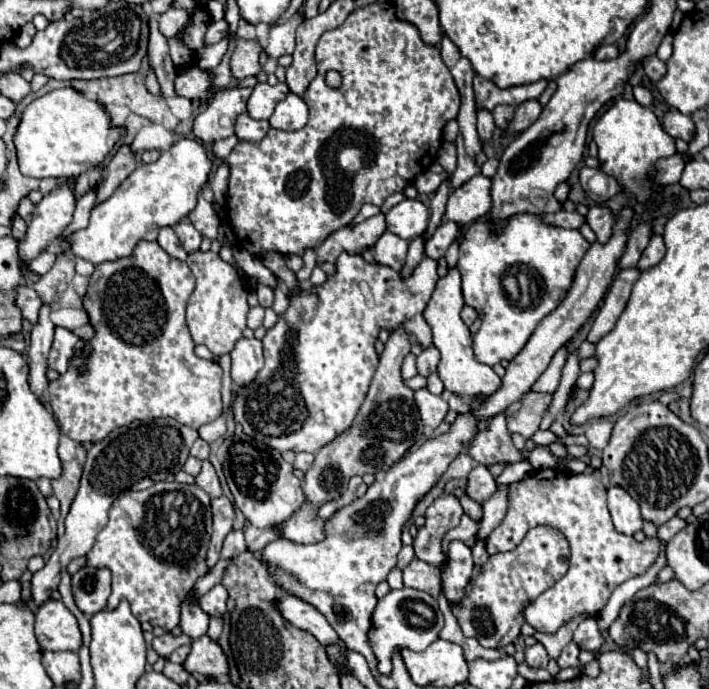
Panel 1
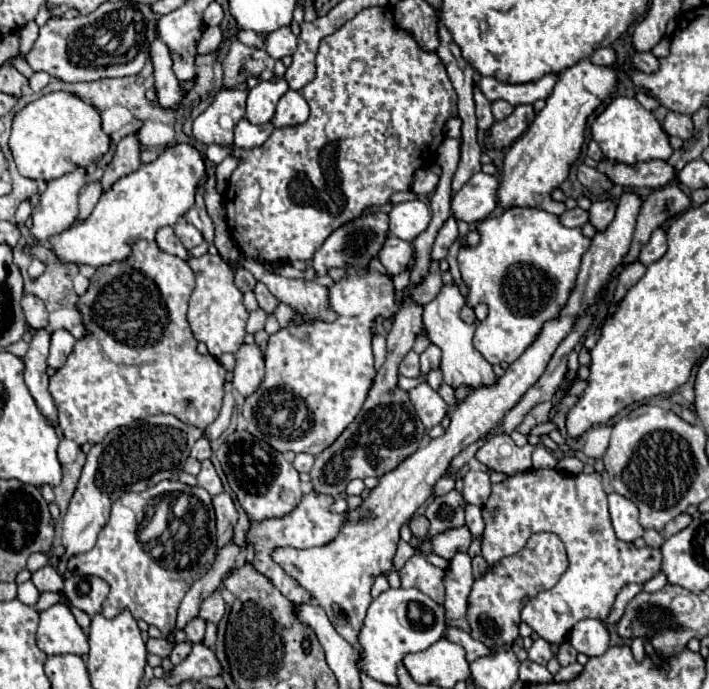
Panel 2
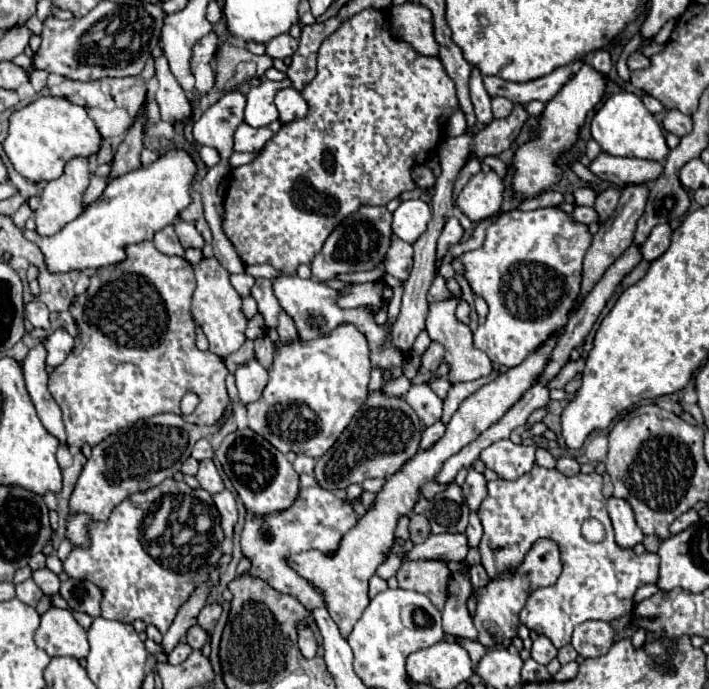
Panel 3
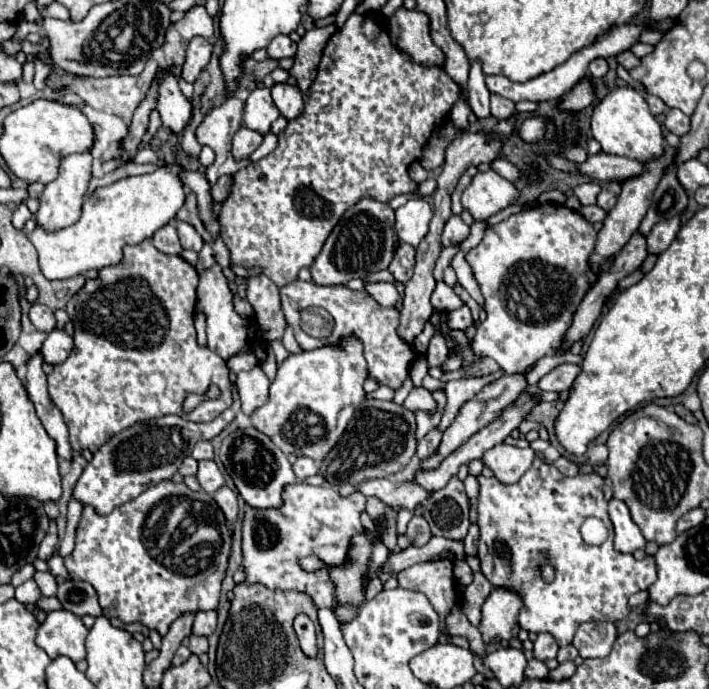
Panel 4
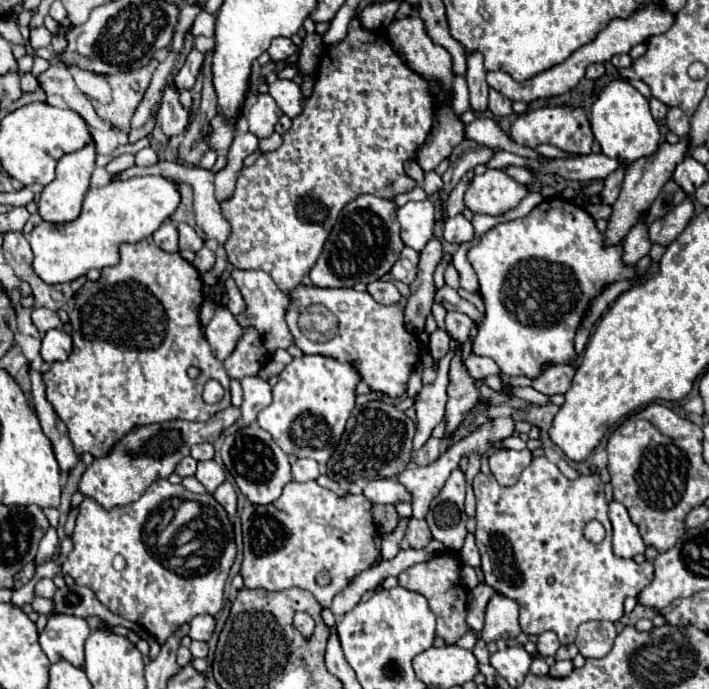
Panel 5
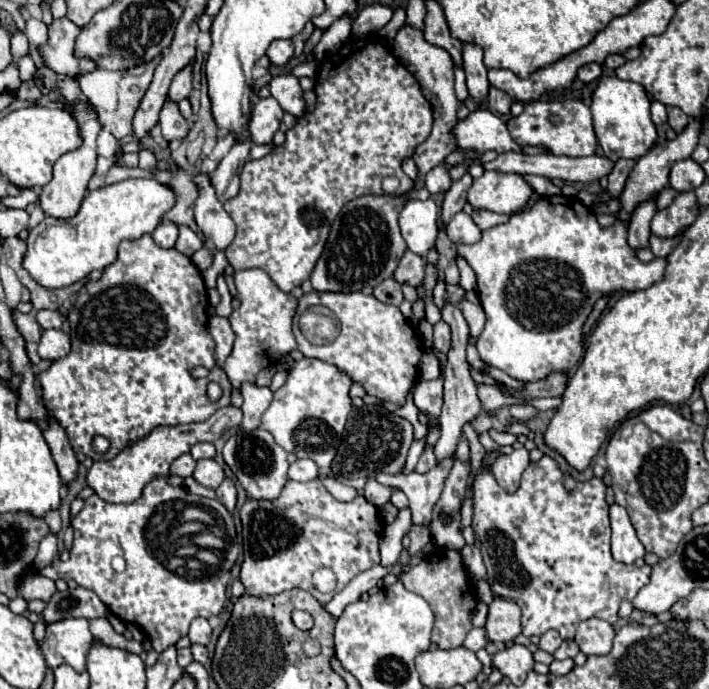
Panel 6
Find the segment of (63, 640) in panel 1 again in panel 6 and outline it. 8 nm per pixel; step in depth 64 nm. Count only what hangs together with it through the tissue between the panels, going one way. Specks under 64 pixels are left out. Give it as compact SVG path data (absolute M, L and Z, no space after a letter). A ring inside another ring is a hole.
M86 618L60 620L56 624L46 626L42 654L50 668L68 664L76 672L84 672L86 656L88 656L88 650L92 644L94 644L94 636L88 628Z

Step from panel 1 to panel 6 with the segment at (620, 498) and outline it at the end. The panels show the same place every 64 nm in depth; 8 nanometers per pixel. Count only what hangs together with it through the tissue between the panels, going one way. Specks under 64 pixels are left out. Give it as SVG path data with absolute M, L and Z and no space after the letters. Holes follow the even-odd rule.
M618 504L610 506L612 522L612 556L618 562L634 564L638 558L644 558L644 546L640 544L636 530L628 518L628 512Z

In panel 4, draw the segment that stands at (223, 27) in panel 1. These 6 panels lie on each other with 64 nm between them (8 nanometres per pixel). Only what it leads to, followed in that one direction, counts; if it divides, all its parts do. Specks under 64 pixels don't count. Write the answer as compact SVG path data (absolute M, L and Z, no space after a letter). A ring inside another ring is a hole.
M198 36L192 38L190 44L188 44L188 50L186 50L186 60L184 60L180 78L190 82L190 84L194 84L194 80L200 74L200 70L208 64L210 54L212 54L212 46L206 44L206 40L202 40Z

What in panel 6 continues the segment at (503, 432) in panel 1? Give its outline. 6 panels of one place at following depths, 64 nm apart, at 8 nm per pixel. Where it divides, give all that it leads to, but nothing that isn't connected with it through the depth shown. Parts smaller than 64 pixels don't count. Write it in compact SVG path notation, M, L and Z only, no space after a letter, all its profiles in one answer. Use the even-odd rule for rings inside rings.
M520 448L514 450L512 454L500 456L500 460L496 460L496 464L492 466L492 474L496 478L496 482L506 490L506 492L516 492L520 486L520 476L526 470L526 466L530 464L528 458L528 450Z

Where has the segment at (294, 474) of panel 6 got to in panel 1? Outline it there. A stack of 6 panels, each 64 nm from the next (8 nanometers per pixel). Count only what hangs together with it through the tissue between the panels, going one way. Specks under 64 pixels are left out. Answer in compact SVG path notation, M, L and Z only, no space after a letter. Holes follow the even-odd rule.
M298 452L296 454L296 460L294 460L294 468L306 472L314 462L314 454L308 454L308 452Z

